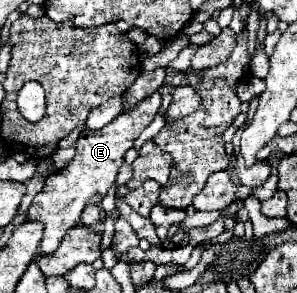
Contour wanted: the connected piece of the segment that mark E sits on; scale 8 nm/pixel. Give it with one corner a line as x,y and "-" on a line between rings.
152,93
144,101
140,101
136,107
120,113
114,121
110,121
106,127
98,131
86,129
78,143
76,143
76,157
70,161
68,167
60,169
58,175
50,175
44,189
34,197
32,207
28,209
30,221
40,221
46,225
44,239
40,243
40,253
52,253
58,249
60,241
68,233
68,229
76,227
80,223
80,215
88,203
100,203
102,197
108,193
108,189
114,185
118,169
124,163
124,155
128,149
134,147
134,141
144,131
146,125
152,123
160,109
160,93

